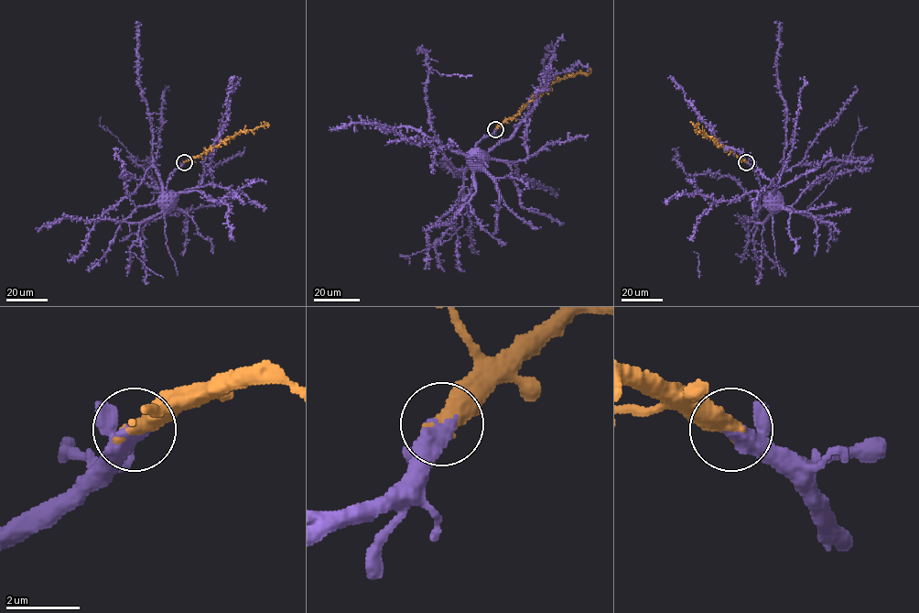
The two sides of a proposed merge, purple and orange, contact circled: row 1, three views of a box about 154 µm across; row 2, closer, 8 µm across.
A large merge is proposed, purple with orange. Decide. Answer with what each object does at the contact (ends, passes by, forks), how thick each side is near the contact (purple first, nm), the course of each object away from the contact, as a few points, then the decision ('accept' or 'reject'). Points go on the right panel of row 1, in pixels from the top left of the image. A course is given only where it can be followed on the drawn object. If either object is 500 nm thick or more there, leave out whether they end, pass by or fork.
360 nm thick on the purple side, 550 nm on the other; purple runs (747, 162), (758, 175), (760, 186), (768, 197); orange runs (747, 162), (690, 122); accept

